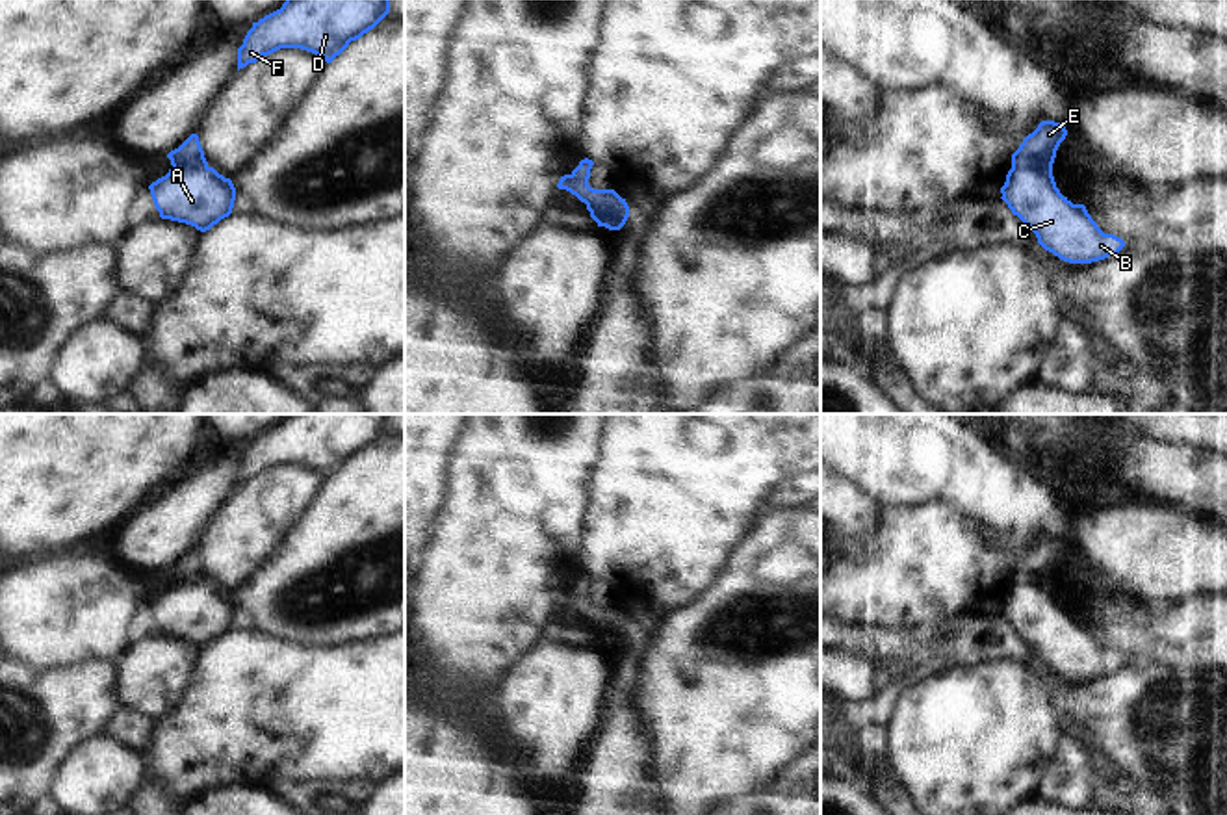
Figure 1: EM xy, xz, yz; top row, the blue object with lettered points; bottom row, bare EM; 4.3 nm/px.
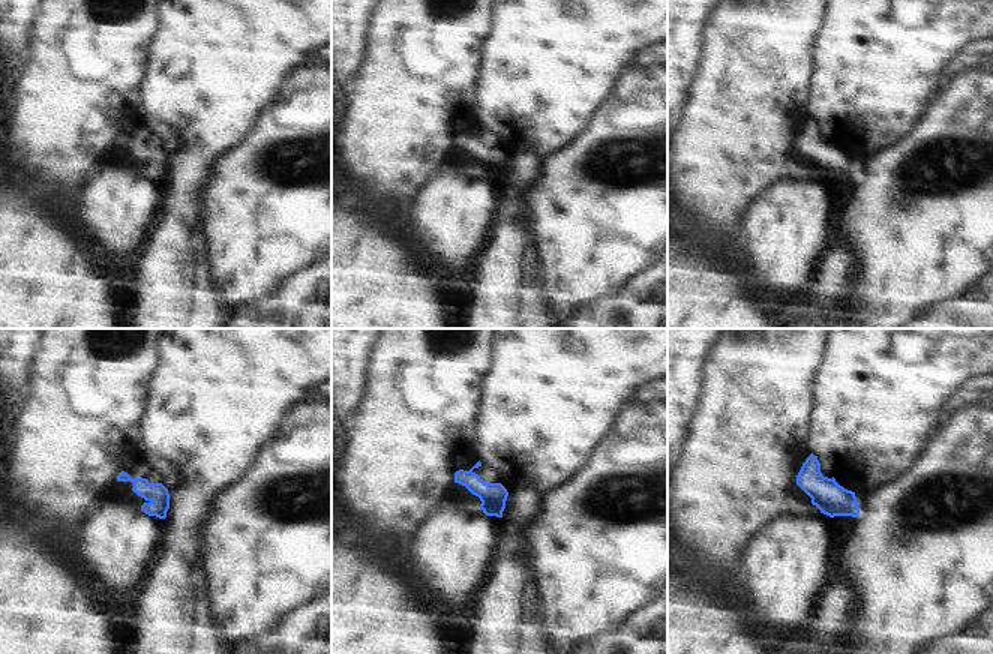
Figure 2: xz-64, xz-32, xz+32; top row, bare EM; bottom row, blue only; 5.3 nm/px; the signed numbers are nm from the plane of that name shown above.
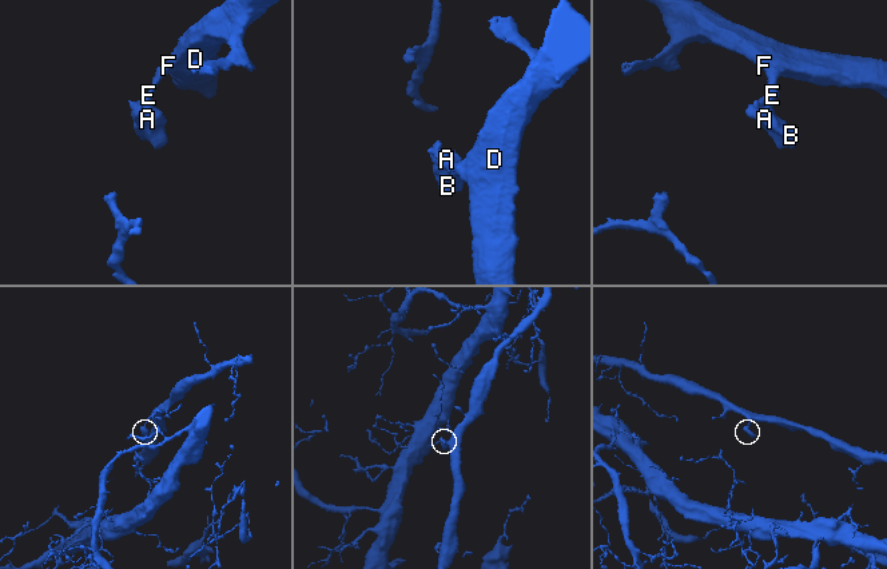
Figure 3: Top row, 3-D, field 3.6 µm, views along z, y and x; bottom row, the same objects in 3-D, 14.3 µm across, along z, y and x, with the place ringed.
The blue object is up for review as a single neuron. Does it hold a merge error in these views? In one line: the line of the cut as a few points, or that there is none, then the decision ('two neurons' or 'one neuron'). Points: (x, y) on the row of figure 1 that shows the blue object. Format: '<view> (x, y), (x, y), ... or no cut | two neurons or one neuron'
yz (1051, 166), (1020, 166), (1012, 169) | two neurons

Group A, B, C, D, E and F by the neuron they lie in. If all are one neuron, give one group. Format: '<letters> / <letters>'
A B C / D E F

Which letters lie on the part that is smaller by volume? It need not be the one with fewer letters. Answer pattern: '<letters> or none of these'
A, B, C

